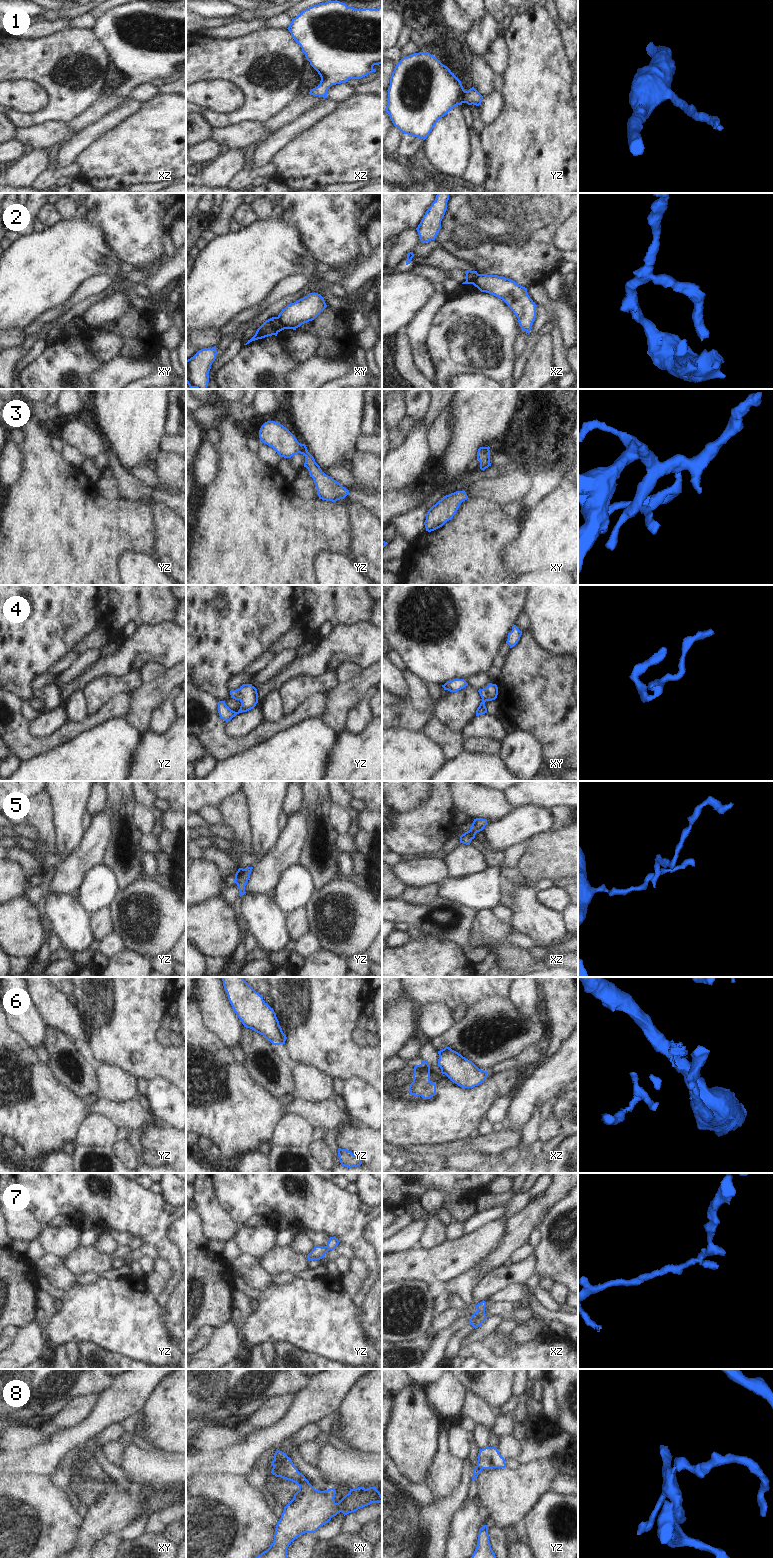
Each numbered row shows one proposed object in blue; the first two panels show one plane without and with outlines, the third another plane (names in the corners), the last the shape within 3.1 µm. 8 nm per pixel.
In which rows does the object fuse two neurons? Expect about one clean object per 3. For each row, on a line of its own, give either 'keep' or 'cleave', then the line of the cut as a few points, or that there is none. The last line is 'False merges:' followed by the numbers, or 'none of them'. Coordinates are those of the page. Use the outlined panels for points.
1: keep; no cut
2: cleave; cut in xy along (277, 317), (285, 328)
3: keep; no cut
4: keep; no cut
5: cleave; cut in yz along (246, 868), (241, 875), (235, 878)
6: cleave; cut in xz along (441, 1068), (444, 1073)
7: cleave; cut in xz along (484, 1313), (480, 1314), (471, 1324)
8: keep; no cut
False merges: 2, 5, 6, 7

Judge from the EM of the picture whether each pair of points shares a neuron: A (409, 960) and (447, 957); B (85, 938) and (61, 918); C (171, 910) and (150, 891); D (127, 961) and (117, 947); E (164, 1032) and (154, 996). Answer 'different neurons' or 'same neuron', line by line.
A: same neuron
B: same neuron
C: same neuron
D: different neurons
E: different neurons

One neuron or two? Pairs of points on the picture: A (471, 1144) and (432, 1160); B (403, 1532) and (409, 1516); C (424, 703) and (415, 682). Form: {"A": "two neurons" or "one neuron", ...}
{"A": "two neurons", "B": "one neuron", "C": "one neuron"}

